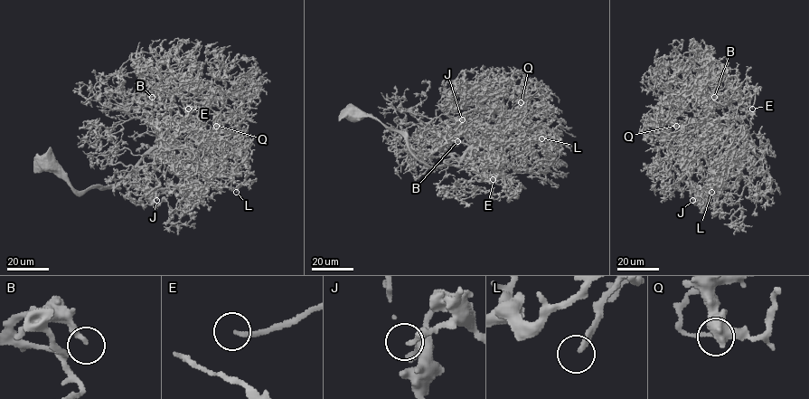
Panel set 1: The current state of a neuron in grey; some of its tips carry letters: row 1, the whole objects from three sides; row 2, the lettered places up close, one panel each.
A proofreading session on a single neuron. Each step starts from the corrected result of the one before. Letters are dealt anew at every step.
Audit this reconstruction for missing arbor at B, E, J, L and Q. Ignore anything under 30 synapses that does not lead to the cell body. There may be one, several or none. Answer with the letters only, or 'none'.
E, L

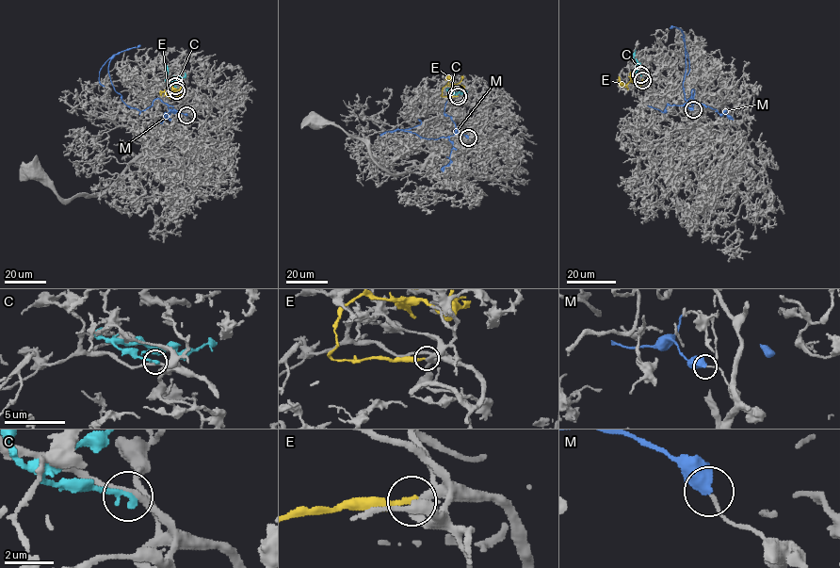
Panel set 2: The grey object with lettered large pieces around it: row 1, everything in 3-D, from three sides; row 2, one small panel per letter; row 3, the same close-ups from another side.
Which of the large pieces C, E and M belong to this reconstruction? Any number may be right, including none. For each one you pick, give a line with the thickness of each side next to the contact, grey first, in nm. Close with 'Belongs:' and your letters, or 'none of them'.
Belongs: none of them

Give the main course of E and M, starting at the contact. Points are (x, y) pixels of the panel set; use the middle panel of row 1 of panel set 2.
E: (458, 96), (442, 96), (442, 89), (447, 83), (457, 84), (462, 76)
M: (468, 137), (460, 133), (436, 139), (426, 138), (402, 129), (389, 132), (418, 125), (421, 122), (418, 119)

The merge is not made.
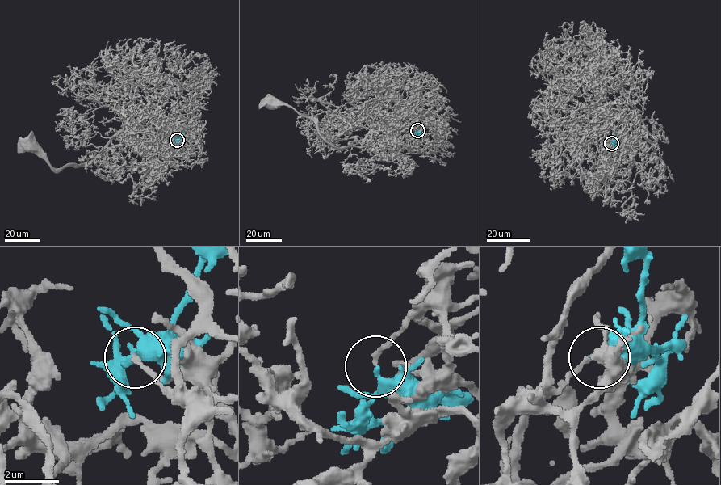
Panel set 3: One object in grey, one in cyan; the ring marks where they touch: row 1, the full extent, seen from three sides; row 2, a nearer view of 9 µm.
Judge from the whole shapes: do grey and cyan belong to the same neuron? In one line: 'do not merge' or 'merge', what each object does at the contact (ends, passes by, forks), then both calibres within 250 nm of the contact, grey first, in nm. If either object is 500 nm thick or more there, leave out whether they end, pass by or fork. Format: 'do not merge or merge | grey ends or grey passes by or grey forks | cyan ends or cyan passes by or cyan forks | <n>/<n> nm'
do not merge | grey ends | cyan ends | 160/360 nm

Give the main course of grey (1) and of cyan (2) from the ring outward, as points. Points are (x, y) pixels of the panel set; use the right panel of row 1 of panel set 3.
1: (611, 143), (620, 121), (632, 113), (605, 112), (630, 152), (631, 166), (622, 173), (587, 178), (577, 151)
2: (612, 143), (615, 140), (614, 133)

